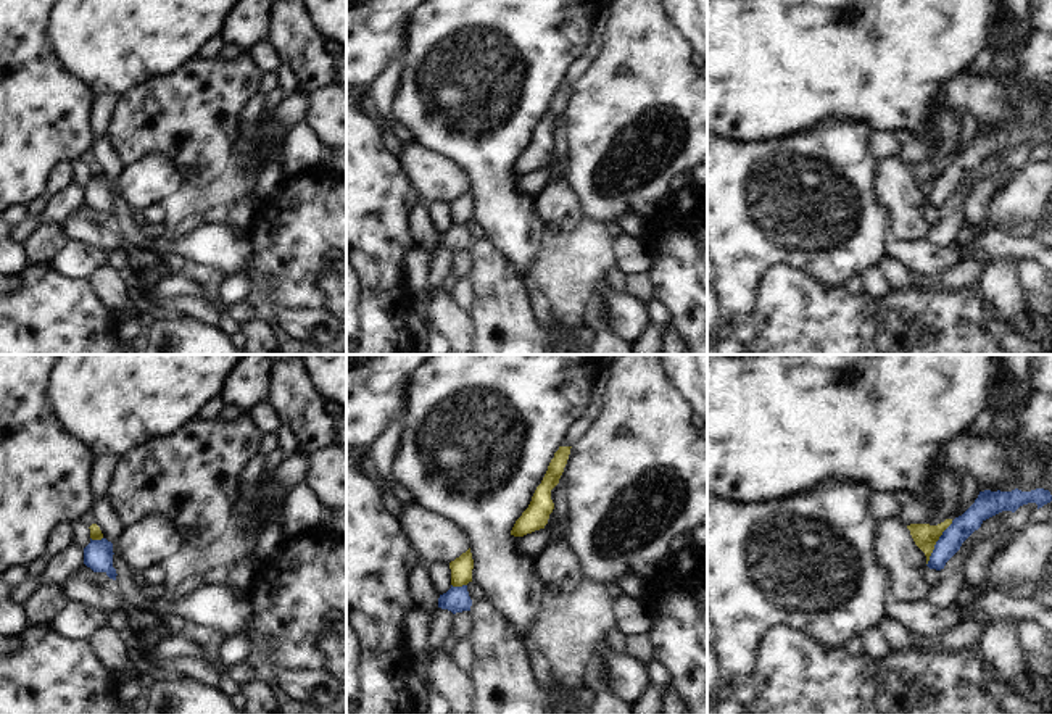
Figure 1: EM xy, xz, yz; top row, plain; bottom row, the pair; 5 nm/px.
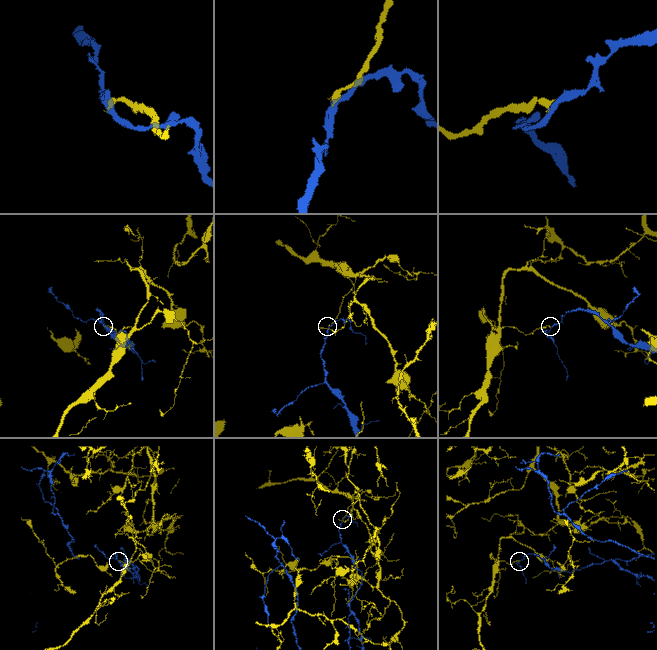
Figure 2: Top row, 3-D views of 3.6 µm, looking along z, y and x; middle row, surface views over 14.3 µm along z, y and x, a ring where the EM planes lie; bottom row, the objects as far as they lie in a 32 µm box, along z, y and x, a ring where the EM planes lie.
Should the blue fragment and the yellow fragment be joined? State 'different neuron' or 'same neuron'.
different neuron

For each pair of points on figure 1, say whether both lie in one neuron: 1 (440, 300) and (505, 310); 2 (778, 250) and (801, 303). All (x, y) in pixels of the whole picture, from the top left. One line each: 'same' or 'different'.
1: different
2: different

